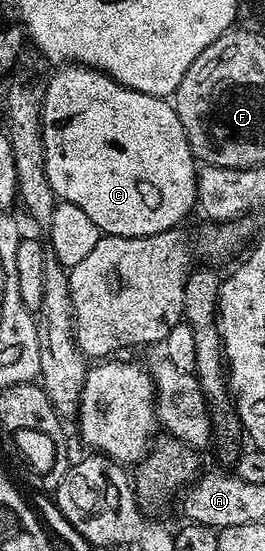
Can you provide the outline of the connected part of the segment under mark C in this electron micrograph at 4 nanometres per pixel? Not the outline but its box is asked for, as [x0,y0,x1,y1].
[42,64,198,238]

